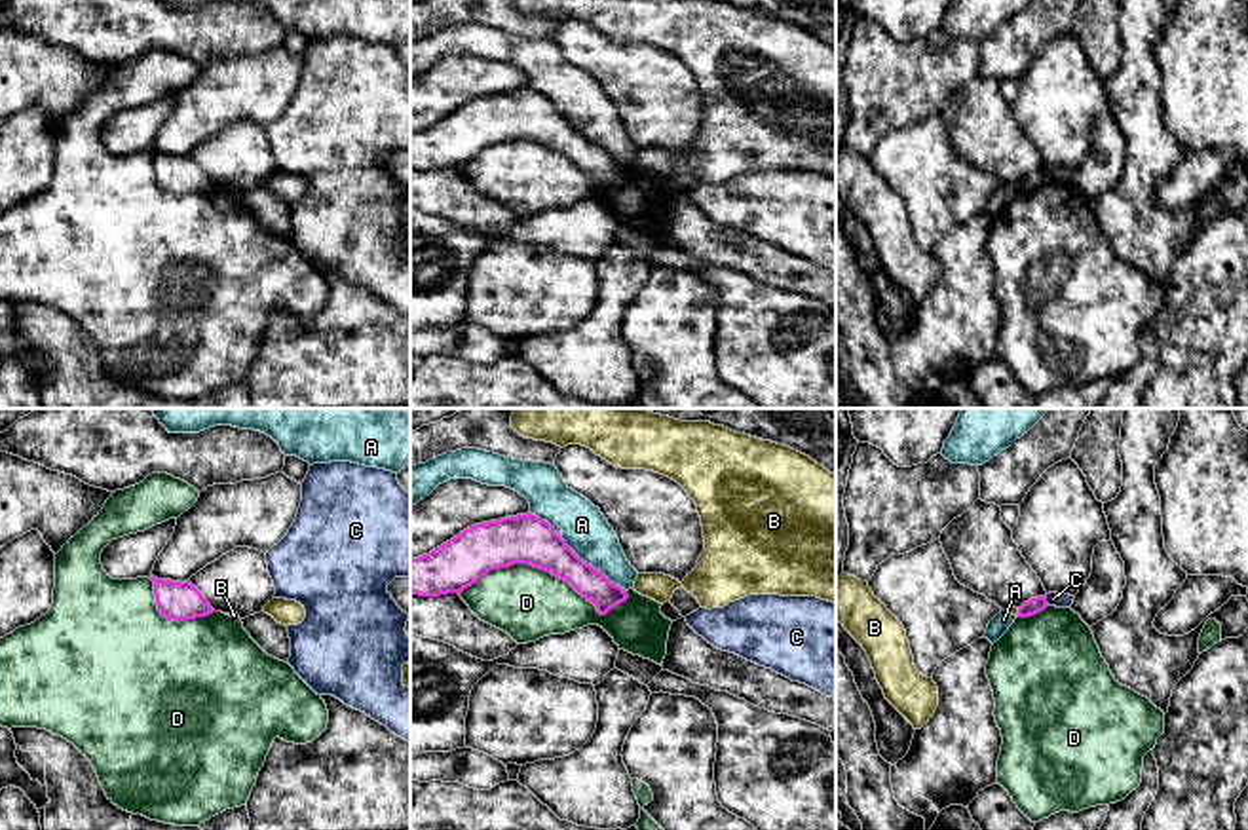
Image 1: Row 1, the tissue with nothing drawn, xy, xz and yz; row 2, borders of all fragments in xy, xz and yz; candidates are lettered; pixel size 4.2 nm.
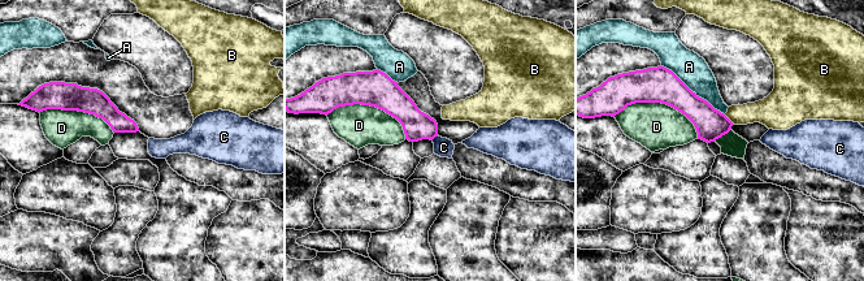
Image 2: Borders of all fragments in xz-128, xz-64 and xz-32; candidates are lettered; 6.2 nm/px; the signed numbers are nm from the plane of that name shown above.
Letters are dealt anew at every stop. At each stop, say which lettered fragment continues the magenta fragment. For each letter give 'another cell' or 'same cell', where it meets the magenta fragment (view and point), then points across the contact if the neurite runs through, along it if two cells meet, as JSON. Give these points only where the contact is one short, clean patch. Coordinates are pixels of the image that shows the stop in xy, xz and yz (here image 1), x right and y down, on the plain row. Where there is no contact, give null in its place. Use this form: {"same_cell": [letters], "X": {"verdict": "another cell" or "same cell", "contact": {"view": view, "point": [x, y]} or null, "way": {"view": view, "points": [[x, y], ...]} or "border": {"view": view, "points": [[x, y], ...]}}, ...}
{"same_cell": [], "A": {"verdict": "another cell", "contact": {"view": "xz", "point": [576, 130]}}, "B": {"verdict": "another cell", "contact": {"view": "yz", "point": [1019, 187]}}, "C": {"verdict": "another cell", "contact": {"view": "yz", "point": [1045, 175]}, "border": {"view": "yz", "points": [[1045, 169], [1049, 179]]}}, "D": {"verdict": "another cell", "contact": {"view": "xz", "point": [546, 145]}}}

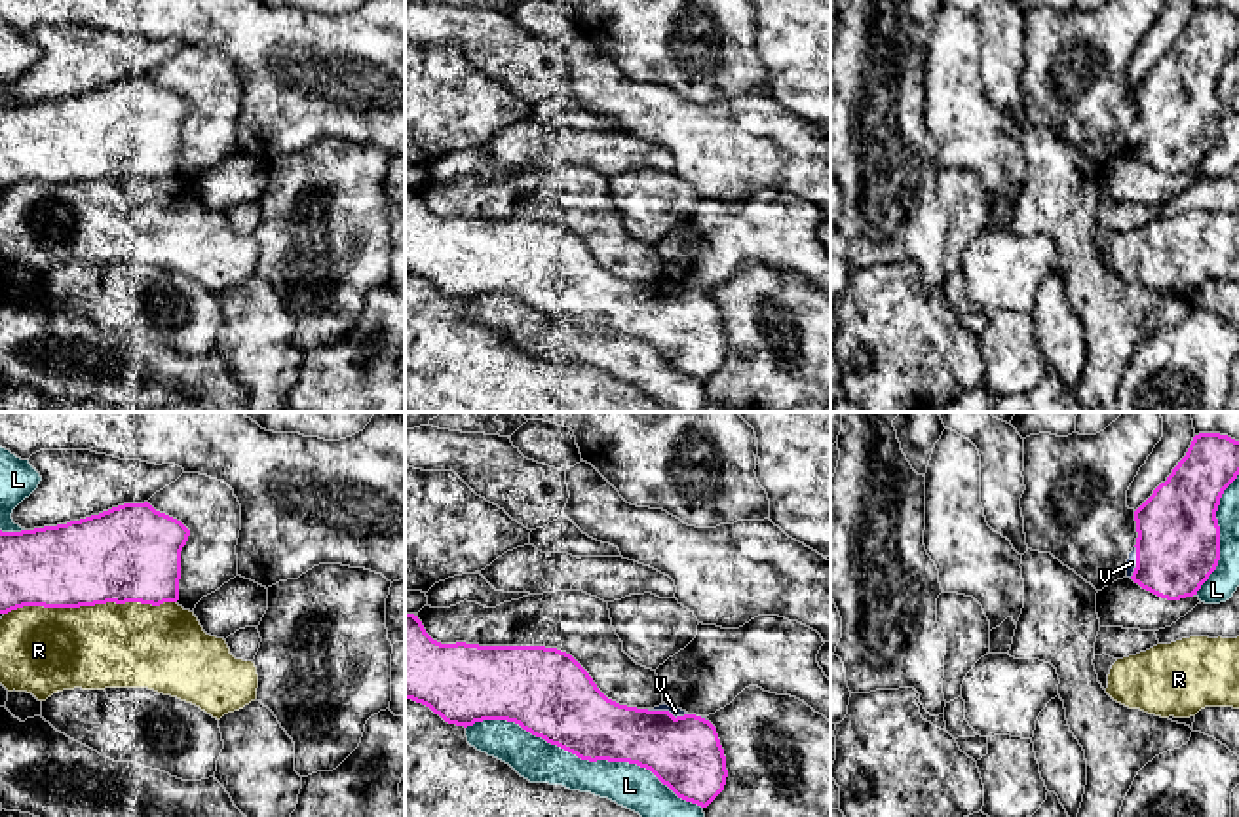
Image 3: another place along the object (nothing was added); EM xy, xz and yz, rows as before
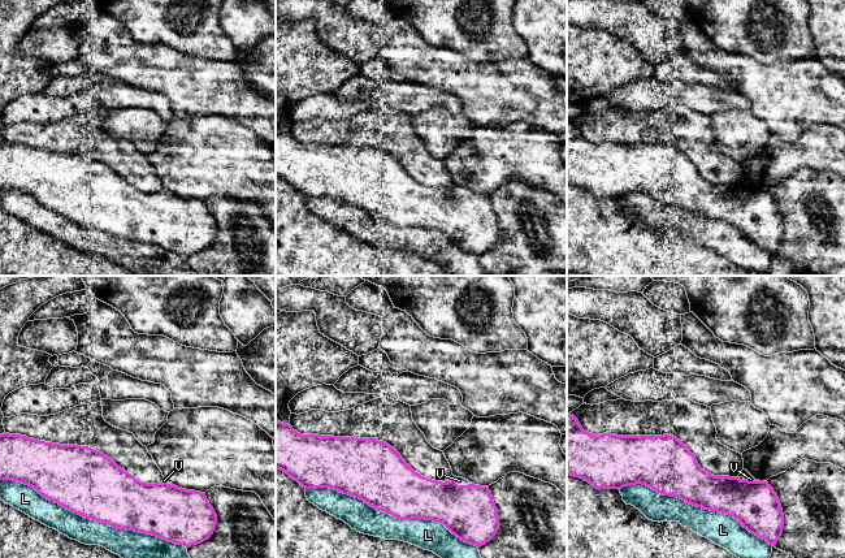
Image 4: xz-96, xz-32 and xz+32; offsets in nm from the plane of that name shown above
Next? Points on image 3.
{"same_cell": ["V"], "L": {"verdict": "another cell", "contact": {"view": "xz", "point": [584, 333]}}, "R": {"verdict": "another cell", "contact": {"view": "xy", "point": [90, 179]}}, "V": {"verdict": "same cell", "contact": {"view": "xz", "point": [667, 285]}}}

